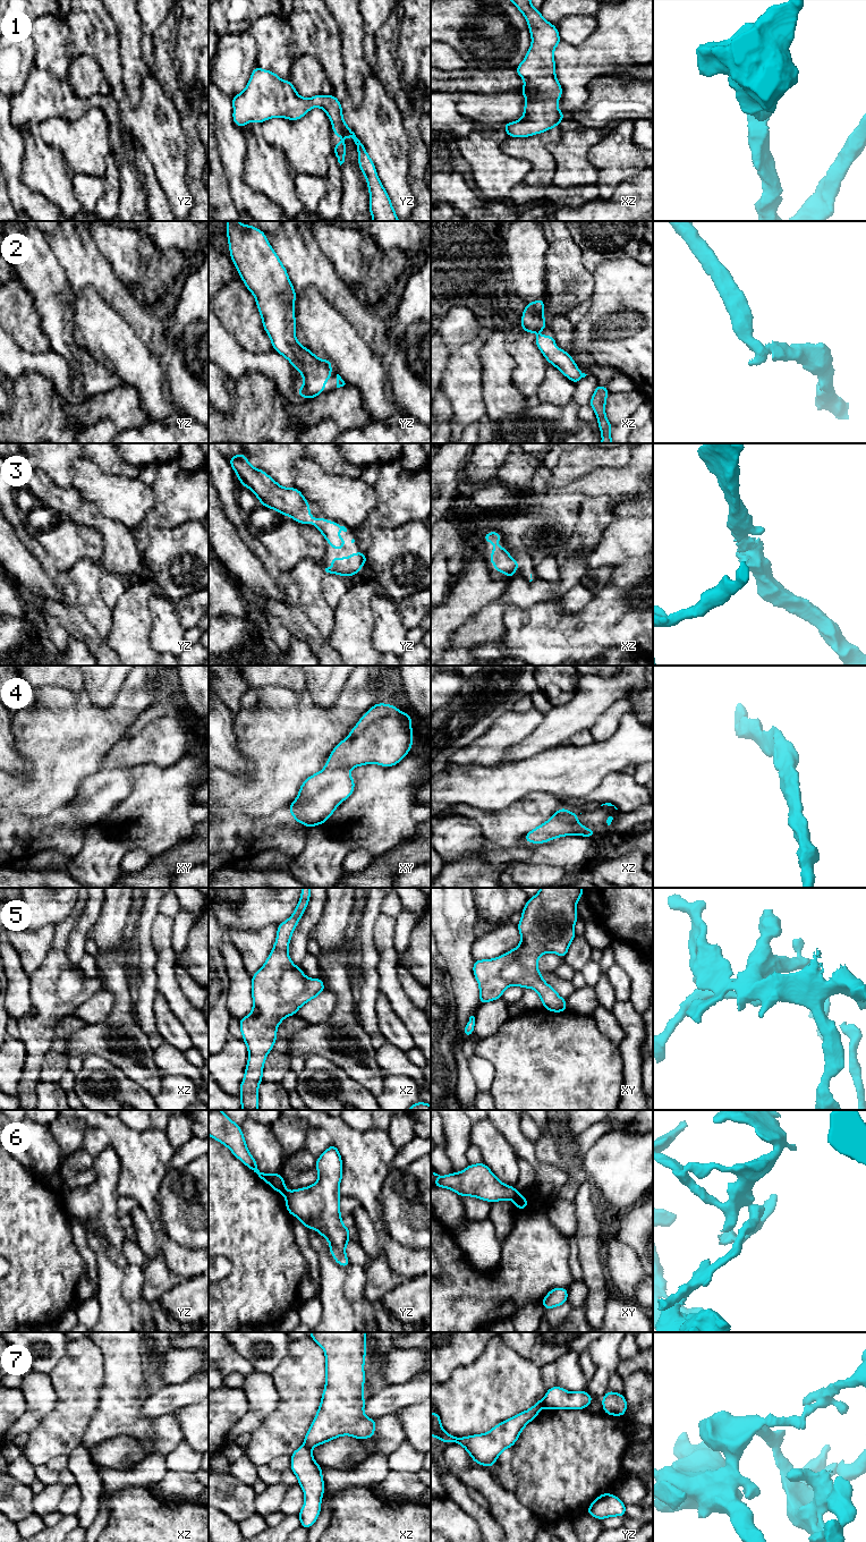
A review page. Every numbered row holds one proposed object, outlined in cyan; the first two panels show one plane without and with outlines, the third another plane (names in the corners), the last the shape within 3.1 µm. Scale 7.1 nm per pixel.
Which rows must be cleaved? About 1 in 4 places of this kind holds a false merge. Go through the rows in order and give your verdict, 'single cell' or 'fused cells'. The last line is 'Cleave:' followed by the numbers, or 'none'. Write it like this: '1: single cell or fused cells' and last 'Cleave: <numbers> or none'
1: single cell
2: single cell
3: single cell
4: single cell
5: single cell
6: fused cells
7: fused cells
Cleave: 6, 7

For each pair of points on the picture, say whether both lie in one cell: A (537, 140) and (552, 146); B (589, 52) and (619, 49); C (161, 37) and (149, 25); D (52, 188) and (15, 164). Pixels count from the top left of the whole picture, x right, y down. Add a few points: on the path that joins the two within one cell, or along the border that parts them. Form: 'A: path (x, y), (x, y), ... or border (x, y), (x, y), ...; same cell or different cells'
A: border (562, 132), (558, 140), (545, 146), (555, 169); different cells
B: path (596, 52), (605, 52), (612, 49); same cell
C: border (170, 11), (153, 34), (154, 58); different cells
D: border (24, 143), (22, 180), (36, 192); different cells

